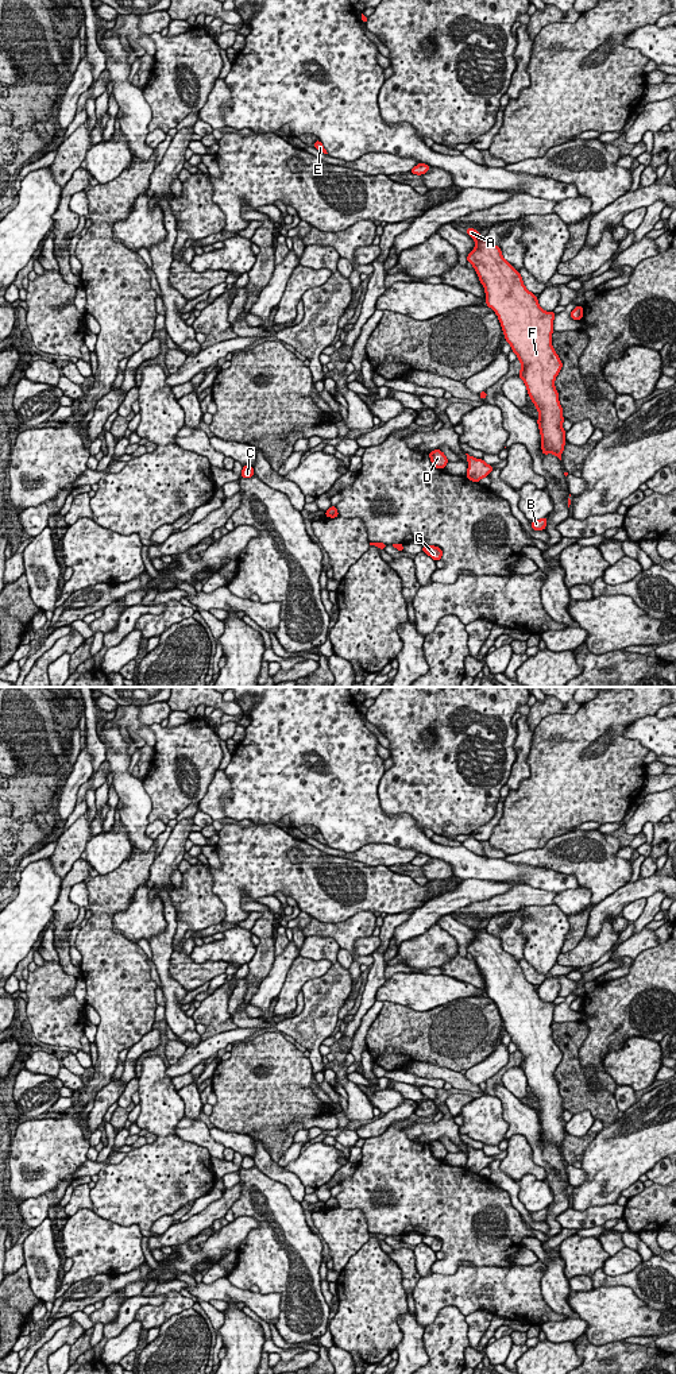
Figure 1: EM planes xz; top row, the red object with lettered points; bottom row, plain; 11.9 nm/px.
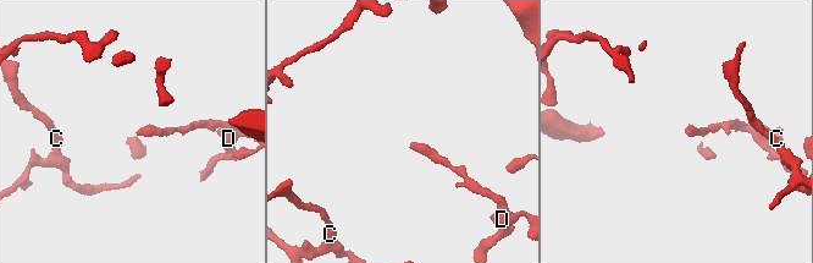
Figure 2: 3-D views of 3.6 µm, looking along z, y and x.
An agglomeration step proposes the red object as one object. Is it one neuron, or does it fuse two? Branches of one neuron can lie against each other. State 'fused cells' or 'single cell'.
single cell

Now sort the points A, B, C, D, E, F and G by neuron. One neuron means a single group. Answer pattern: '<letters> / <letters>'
A B C D E F G

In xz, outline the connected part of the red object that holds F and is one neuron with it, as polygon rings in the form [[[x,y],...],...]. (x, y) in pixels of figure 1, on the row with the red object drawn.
[[[467,228],[466,233],[476,243],[467,262],[484,286],[486,305],[497,313],[506,341],[521,362],[519,378],[540,413],[542,455],[553,454],[561,460],[567,431],[561,428],[563,408],[555,387],[563,367],[552,347],[556,313],[540,308],[536,294],[525,287],[521,274],[503,259],[498,246],[474,228]]]

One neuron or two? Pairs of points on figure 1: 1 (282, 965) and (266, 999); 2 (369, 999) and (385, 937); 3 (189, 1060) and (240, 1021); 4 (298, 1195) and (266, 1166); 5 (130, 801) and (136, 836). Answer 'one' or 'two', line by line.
1: one
2: one
3: two
4: one
5: one

